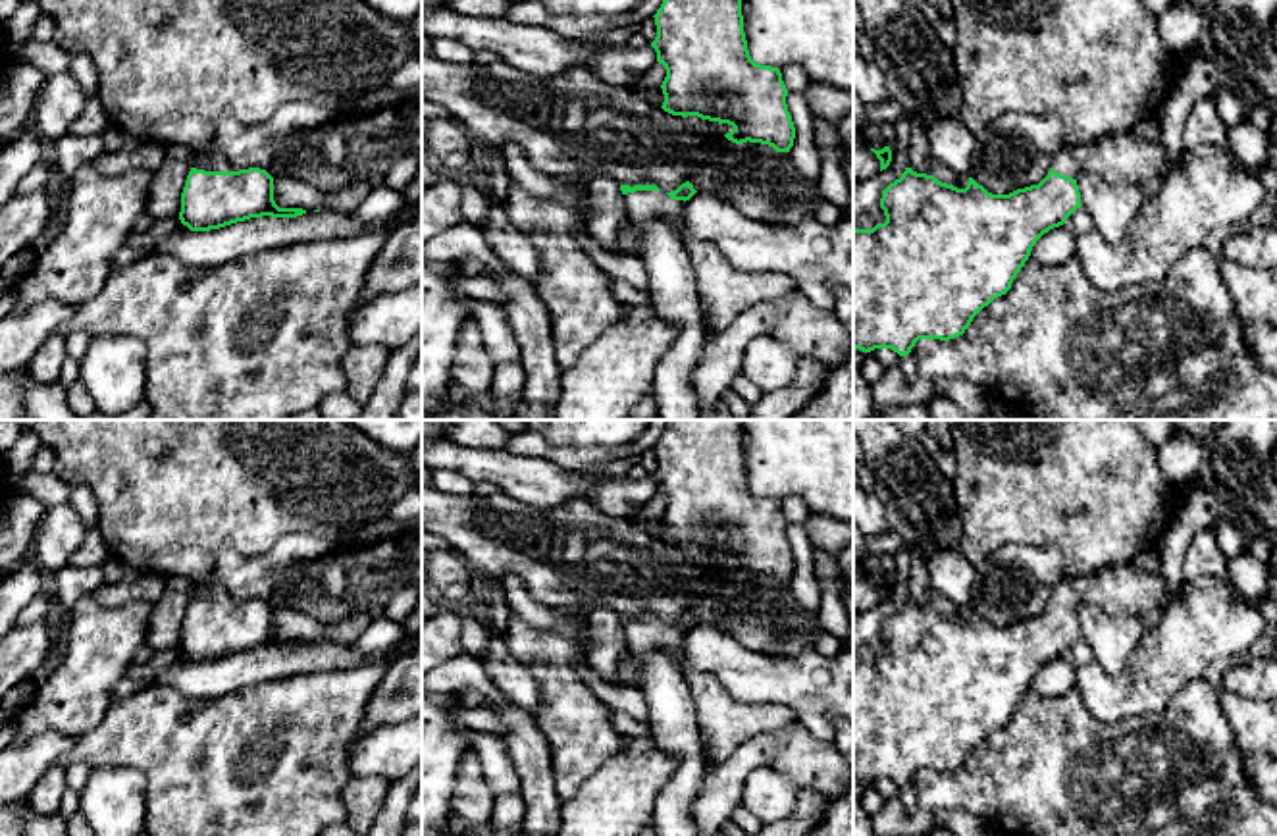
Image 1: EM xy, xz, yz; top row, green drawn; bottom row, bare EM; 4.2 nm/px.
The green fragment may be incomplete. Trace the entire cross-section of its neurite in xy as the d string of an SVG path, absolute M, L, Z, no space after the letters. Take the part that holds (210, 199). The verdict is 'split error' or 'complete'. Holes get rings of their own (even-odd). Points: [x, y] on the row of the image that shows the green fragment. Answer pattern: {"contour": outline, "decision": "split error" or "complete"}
{"contour": "M225 158L193 160L181 193L179 220L191 231L220 229L250 218L297 218L302 208L279 208L274 177L260 168L233 171Z", "decision": "split error"}

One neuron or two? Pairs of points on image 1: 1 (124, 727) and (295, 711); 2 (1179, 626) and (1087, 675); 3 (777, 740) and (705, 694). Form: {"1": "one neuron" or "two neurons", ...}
{"1": "one neuron", "2": "one neuron", "3": "two neurons"}

